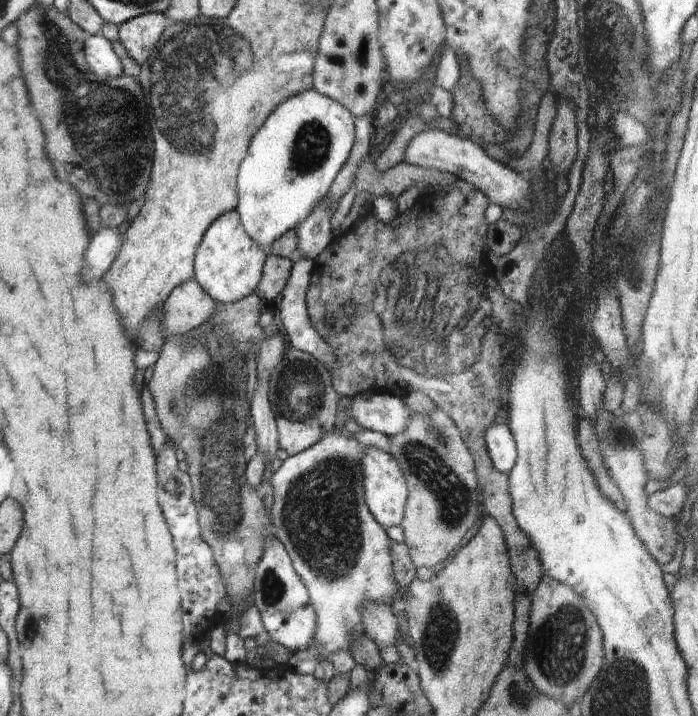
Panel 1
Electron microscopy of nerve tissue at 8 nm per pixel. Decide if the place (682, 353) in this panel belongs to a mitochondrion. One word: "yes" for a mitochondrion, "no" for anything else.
no

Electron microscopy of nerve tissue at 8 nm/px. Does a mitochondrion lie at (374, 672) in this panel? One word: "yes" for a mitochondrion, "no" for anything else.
no

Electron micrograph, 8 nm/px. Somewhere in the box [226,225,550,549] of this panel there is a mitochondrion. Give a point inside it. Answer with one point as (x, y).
(433, 318)

